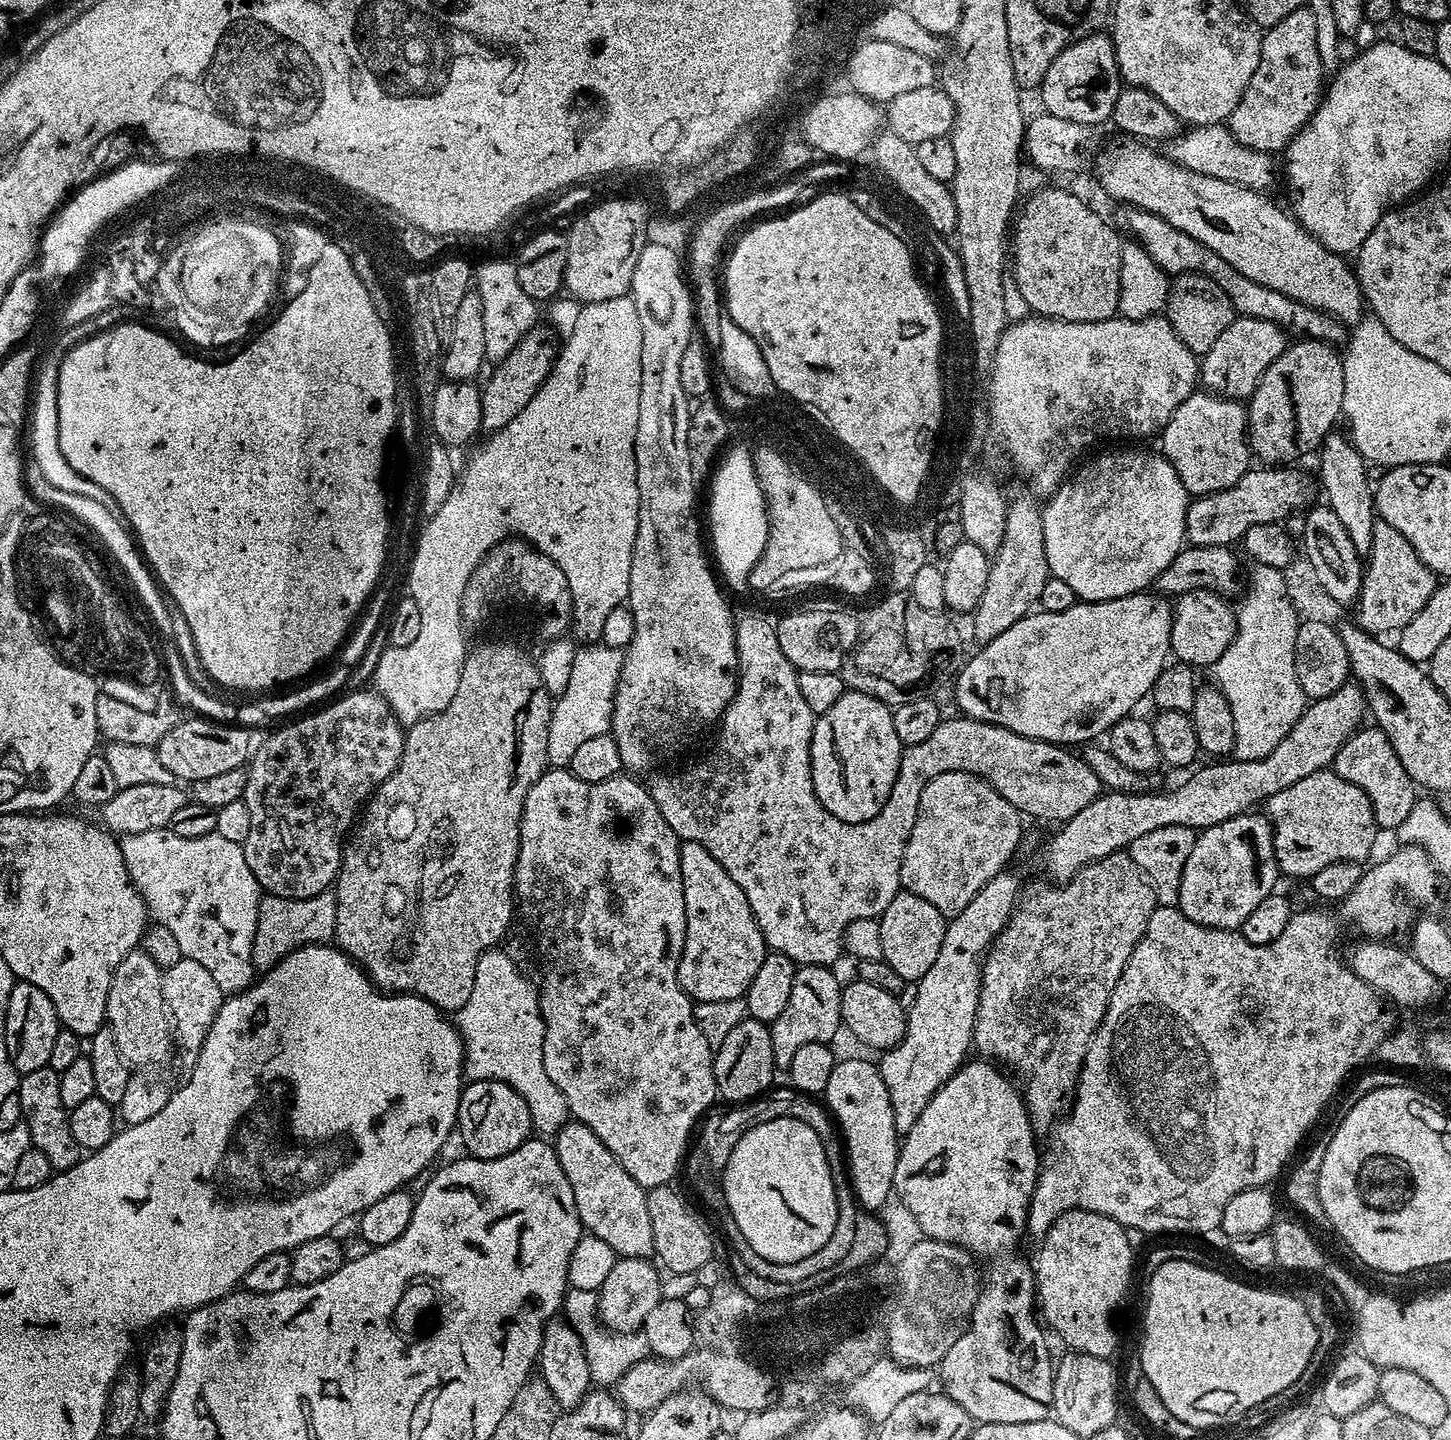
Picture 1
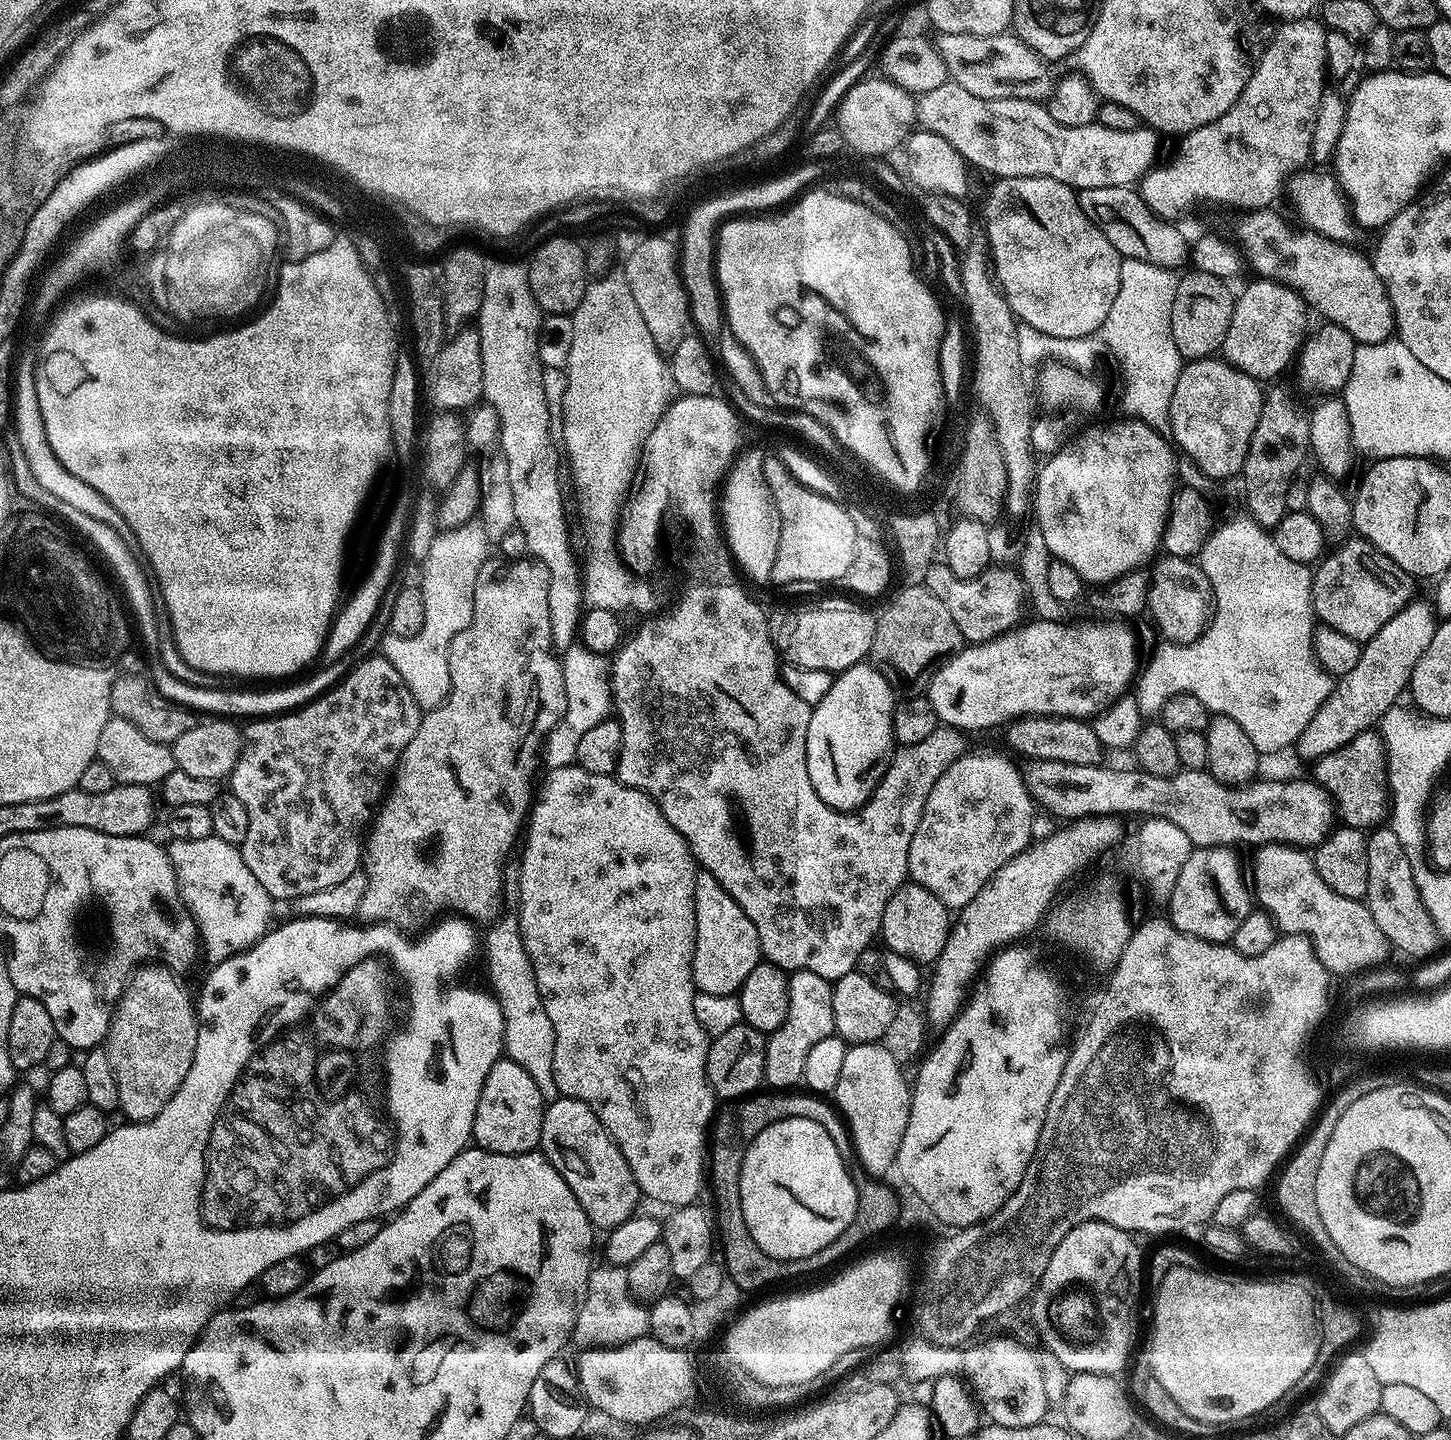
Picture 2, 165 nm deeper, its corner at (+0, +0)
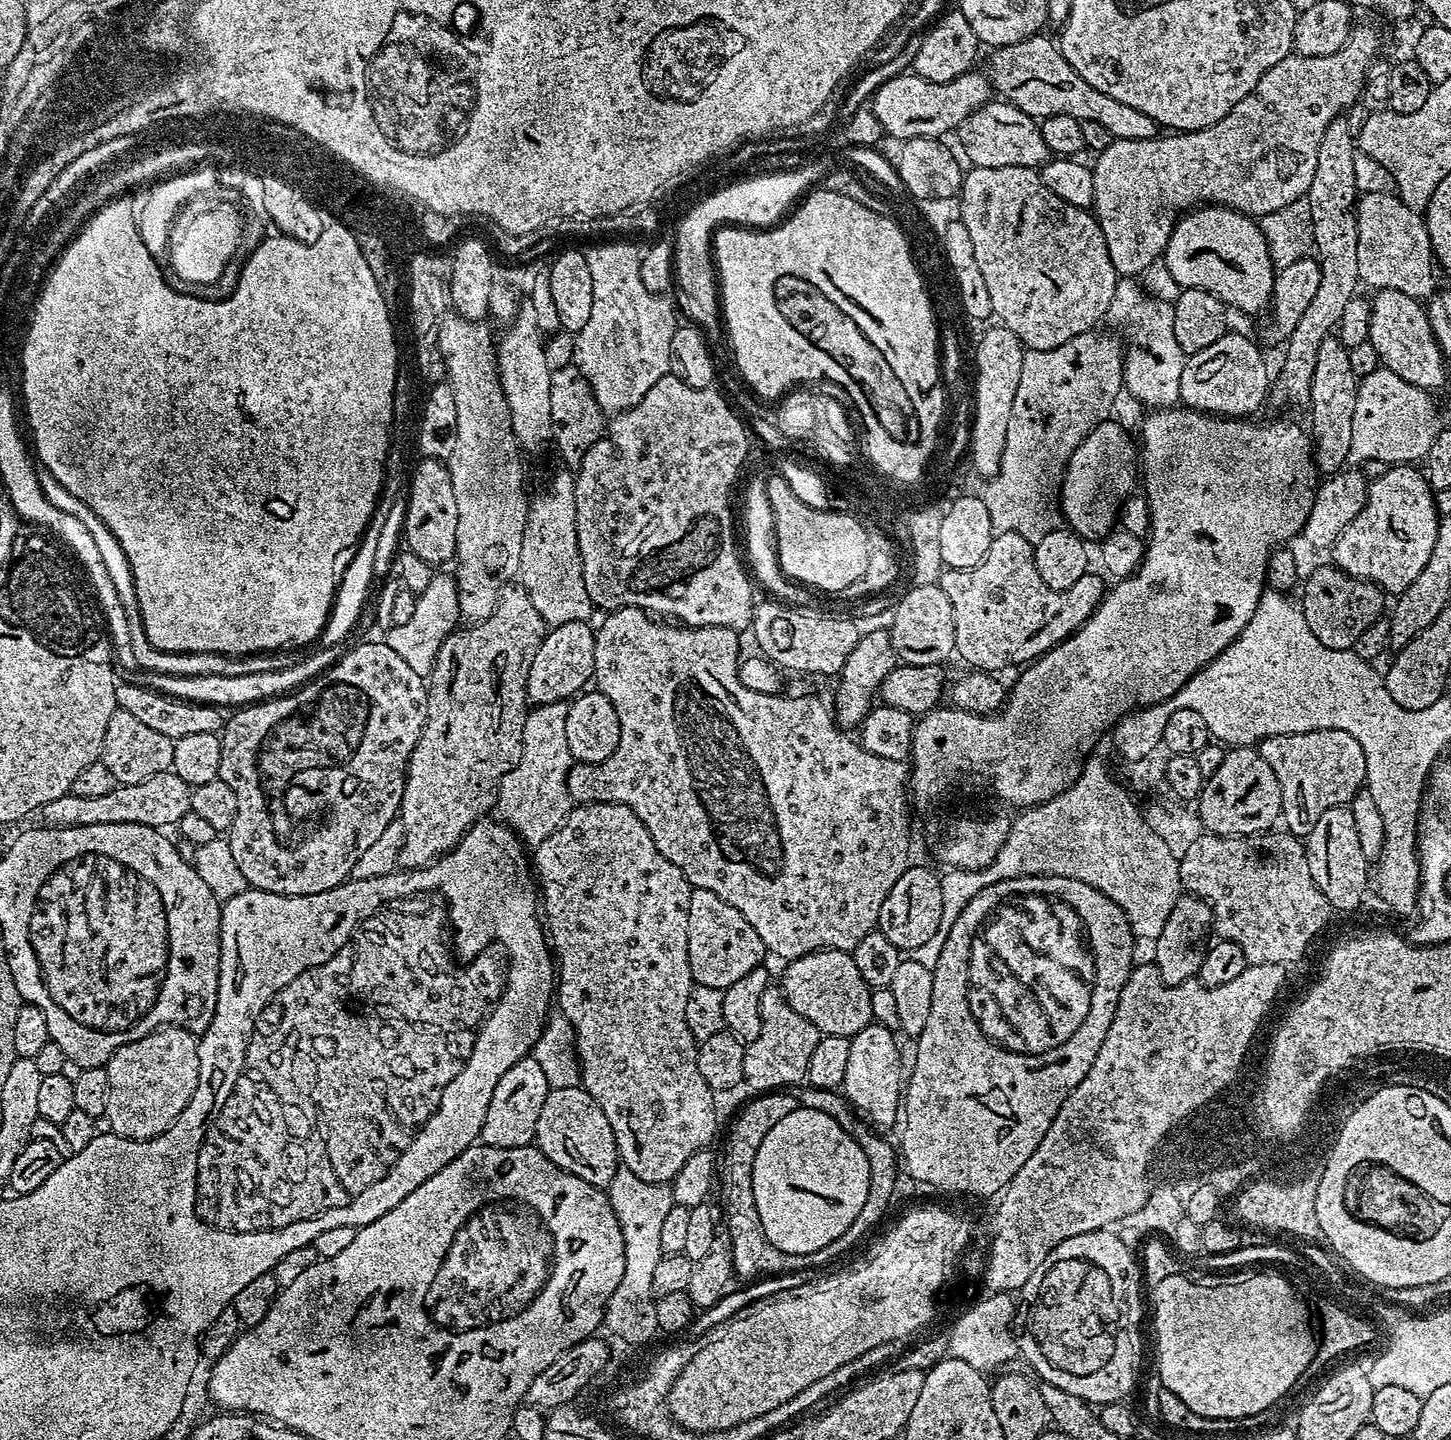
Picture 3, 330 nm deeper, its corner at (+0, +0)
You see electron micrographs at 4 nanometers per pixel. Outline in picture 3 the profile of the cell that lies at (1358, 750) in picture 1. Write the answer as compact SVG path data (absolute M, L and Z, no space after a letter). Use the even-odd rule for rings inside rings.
M1319 728L1302 734L1286 734L1271 736L1259 741L1258 751L1266 762L1270 762L1270 770L1278 774L1278 782L1282 786L1282 824L1292 835L1304 838L1314 830L1322 814L1330 807L1351 805L1352 799L1366 784L1366 754L1357 740L1346 730L1330 730Z

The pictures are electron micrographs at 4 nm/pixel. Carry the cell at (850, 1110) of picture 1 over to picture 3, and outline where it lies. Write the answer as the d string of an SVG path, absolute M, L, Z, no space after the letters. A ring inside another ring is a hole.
M873 1022L858 1030L856 1036L851 1037L850 1059L846 1065L846 1078L842 1085L847 1103L851 1104L869 1124L880 1130L888 1130L892 1123L897 1123L902 1112L902 1076L900 1080L900 1048L896 1045L897 1033L884 1024Z

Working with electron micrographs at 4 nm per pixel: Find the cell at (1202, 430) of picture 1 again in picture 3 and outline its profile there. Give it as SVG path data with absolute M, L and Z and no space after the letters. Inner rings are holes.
M1229 330L1218 342L1198 350L1185 359L1180 379L1180 404L1197 412L1219 414L1225 418L1248 418L1270 396L1270 368L1260 348L1248 336Z

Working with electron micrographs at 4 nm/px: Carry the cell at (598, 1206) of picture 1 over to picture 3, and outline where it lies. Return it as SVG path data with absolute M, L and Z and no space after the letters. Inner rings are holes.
M582 1086L549 1088L546 1102L542 1102L542 1114L538 1114L534 1144L542 1155L554 1162L554 1166L601 1190L607 1189L614 1174L622 1167L614 1130L610 1130L610 1122L606 1122L602 1106L598 1106Z

